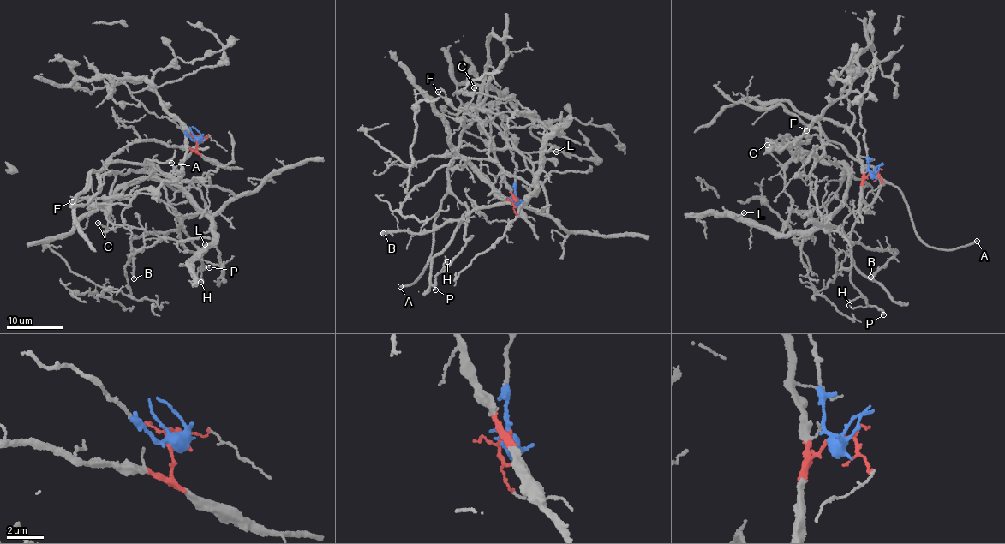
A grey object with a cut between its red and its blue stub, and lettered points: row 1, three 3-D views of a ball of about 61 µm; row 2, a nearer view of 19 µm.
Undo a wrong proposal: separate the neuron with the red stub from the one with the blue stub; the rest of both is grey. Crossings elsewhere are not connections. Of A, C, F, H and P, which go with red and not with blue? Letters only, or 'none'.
A, H, P

